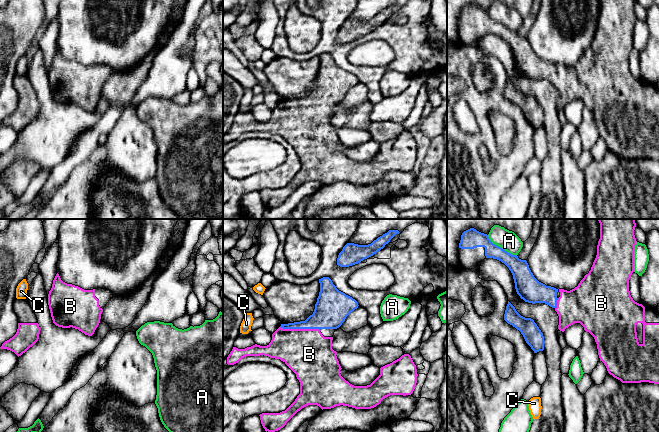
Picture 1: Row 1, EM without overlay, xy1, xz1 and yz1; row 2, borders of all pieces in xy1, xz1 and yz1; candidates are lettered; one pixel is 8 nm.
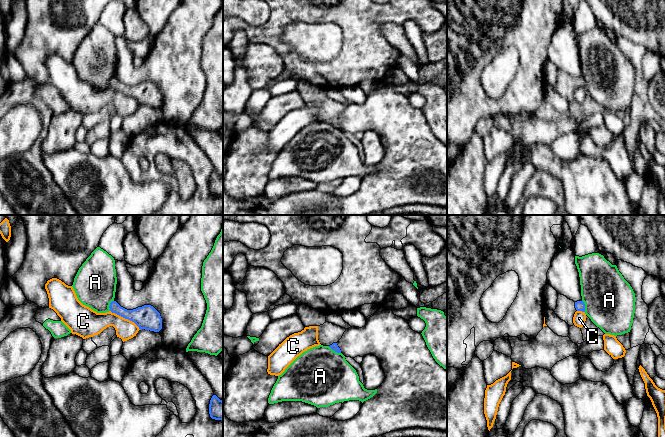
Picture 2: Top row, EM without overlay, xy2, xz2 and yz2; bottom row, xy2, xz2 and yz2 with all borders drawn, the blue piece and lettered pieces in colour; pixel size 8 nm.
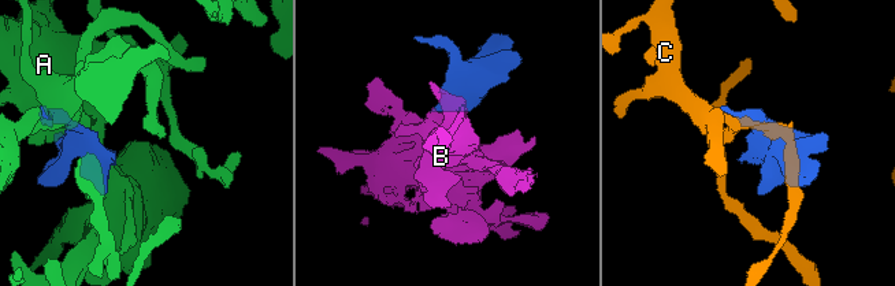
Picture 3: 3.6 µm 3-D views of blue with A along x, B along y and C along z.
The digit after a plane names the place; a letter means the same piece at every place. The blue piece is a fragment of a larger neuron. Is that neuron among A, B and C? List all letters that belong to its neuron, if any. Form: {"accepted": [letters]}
{"accepted": ["B"]}

